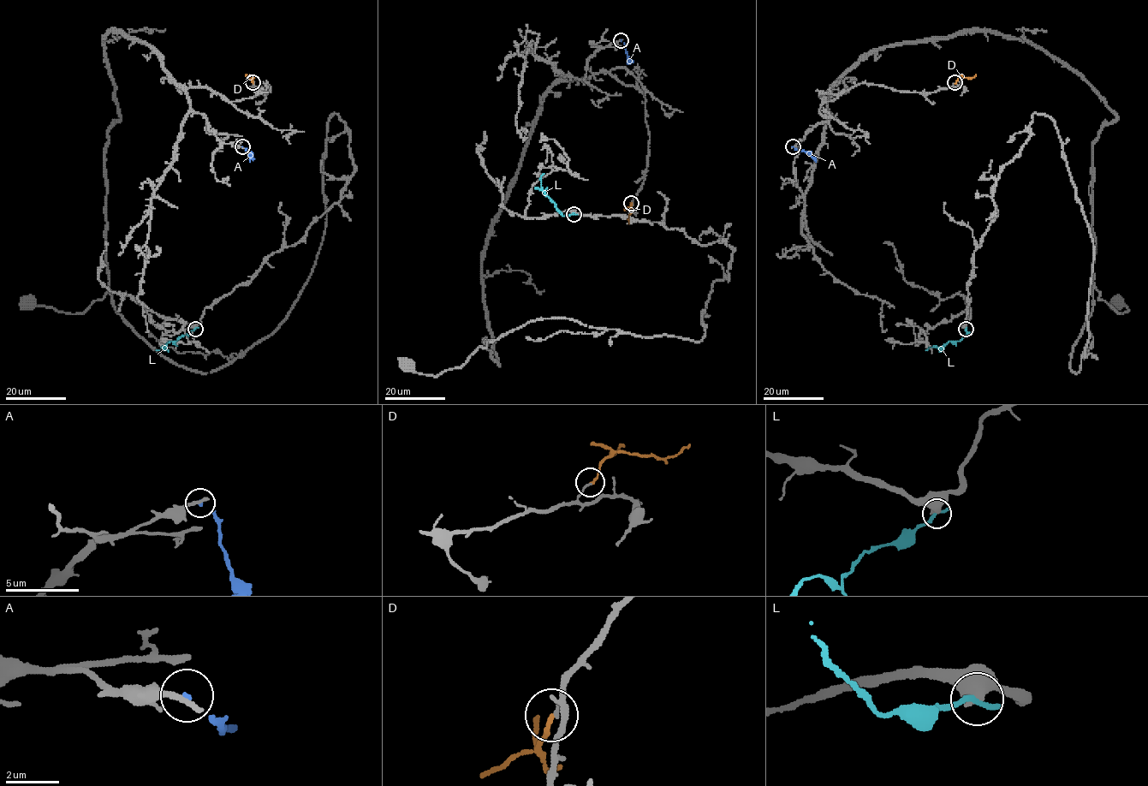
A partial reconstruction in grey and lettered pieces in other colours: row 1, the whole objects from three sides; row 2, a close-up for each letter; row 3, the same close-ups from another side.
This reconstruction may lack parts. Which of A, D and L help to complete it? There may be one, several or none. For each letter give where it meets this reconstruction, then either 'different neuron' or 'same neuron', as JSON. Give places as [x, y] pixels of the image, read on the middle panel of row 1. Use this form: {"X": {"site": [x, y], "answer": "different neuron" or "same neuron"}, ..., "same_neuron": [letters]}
{"A": {"site": [621, 40], "answer": "different neuron"}, "D": {"site": [631, 203], "answer": "different neuron"}, "L": {"site": [574, 214], "answer": "different neuron"}, "same_neuron": []}

